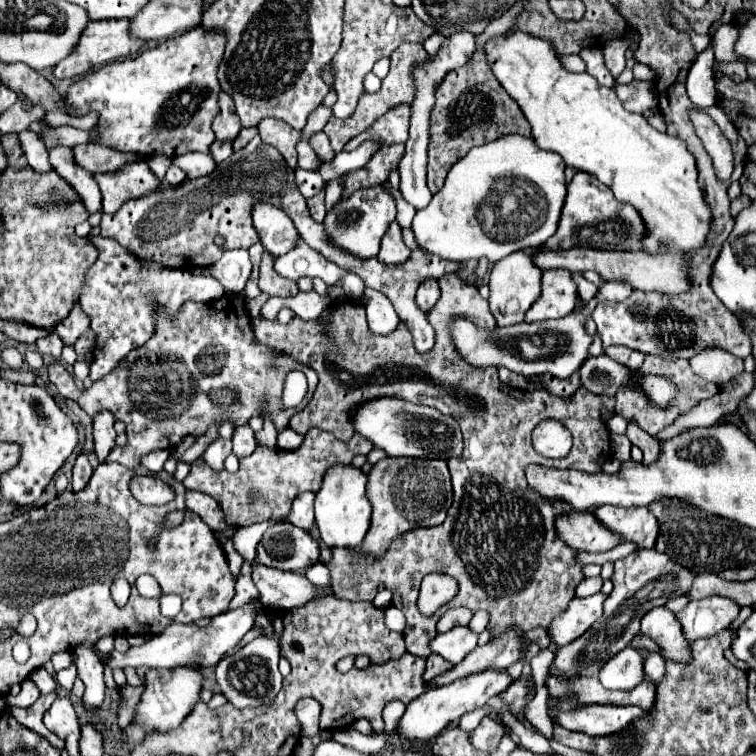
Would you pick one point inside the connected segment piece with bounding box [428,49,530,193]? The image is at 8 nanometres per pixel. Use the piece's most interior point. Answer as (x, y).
(471, 108)

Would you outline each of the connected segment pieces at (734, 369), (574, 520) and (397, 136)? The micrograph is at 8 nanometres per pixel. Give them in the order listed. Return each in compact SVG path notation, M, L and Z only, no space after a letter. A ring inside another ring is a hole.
M706 347L696 357L690 359L690 365L698 377L702 377L710 383L716 383L718 387L732 381L736 375L740 375L744 371L742 359L734 357L732 353L722 351L718 347Z
M592 513L562 515L556 519L556 527L558 527L558 537L566 545L586 553L604 553L624 541L618 539L614 531L602 527L602 523L598 523L598 519L594 519Z
M400 103L398 107L394 107L386 115L382 115L364 133L350 139L344 149L352 151L366 139L380 139L386 145L390 145L390 143L406 143L406 139L408 139L408 119L410 119L410 107L406 103Z

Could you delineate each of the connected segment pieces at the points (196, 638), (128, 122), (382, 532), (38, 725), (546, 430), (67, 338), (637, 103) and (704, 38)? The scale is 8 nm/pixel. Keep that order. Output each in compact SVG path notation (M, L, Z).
M244 605L238 607L234 611L226 611L220 613L216 617L210 619L208 627L198 627L194 623L170 623L160 635L154 635L150 641L146 641L142 647L130 647L130 651L118 653L114 651L108 657L108 665L112 669L116 667L146 667L146 669L174 669L174 667L202 667L202 671L206 671L208 667L214 667L230 649L234 649L238 645L238 641L250 631L250 627L254 625L254 617L256 617L256 609L252 605Z
M202 25L166 39L154 49L142 51L138 57L112 61L78 79L66 101L76 115L96 109L100 113L100 137L96 143L136 151L140 155L176 157L188 151L208 153L214 141L212 121L218 115L218 61L226 49L222 31Z
M392 459L378 461L368 473L368 499L372 503L372 523L362 547L354 547L356 555L382 557L390 543L406 531L418 527L434 527L446 519L446 511L452 503L452 485L446 461L442 459Z
M57 691L50 693L50 695L42 695L34 705L30 705L30 707L26 707L26 709L12 707L10 711L12 711L12 715L14 715L14 717L24 725L24 727L28 727L28 729L32 729L32 731L40 733L40 735L42 735L42 737L46 737L54 747L63 749L64 741L62 741L58 735L54 735L52 731L48 731L48 729L46 729L46 725L42 723L44 711L50 708L57 695Z
M545 419L534 429L532 443L540 455L560 459L560 457L568 455L568 451L572 447L572 437L570 437L568 429L562 427L560 421Z
M74 303L70 315L56 325L56 333L60 335L64 345L74 345L74 341L82 333L86 333L88 327L90 327L90 317L86 317L86 313L82 311L82 307L78 307L78 303Z
M632 81L628 85L616 85L614 91L622 101L622 105L632 113L644 113L646 109L652 109L658 103L658 93L654 91L654 83Z
M690 27L690 29L684 29L684 30L689 32L691 43L696 52L699 53L710 45L710 43L711 43L710 35L708 35L708 34L698 35L692 31L691 27Z

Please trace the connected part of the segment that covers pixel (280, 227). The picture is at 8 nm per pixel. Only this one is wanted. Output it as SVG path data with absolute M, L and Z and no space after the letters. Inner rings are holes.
M256 201L252 219L256 231L260 233L260 241L272 255L286 255L296 247L300 235L290 217L282 209L270 203Z

